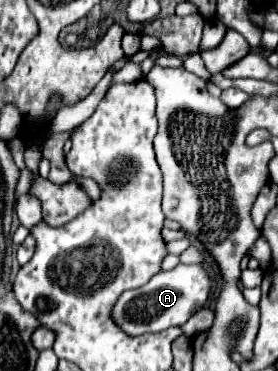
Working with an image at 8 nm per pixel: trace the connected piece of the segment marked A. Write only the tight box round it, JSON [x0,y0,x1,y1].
[114,265,212,335]

